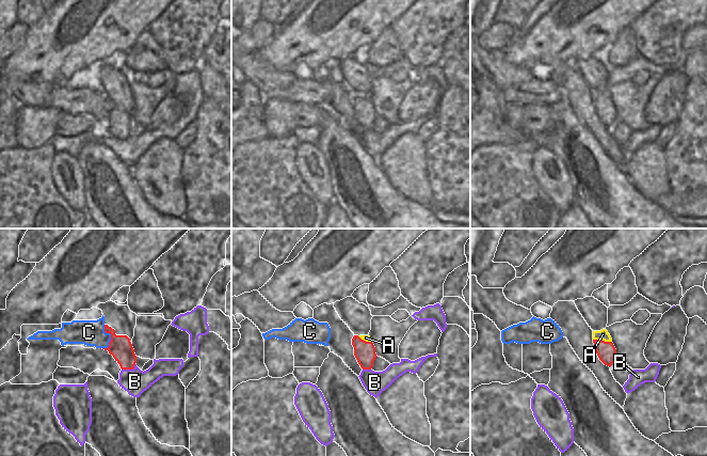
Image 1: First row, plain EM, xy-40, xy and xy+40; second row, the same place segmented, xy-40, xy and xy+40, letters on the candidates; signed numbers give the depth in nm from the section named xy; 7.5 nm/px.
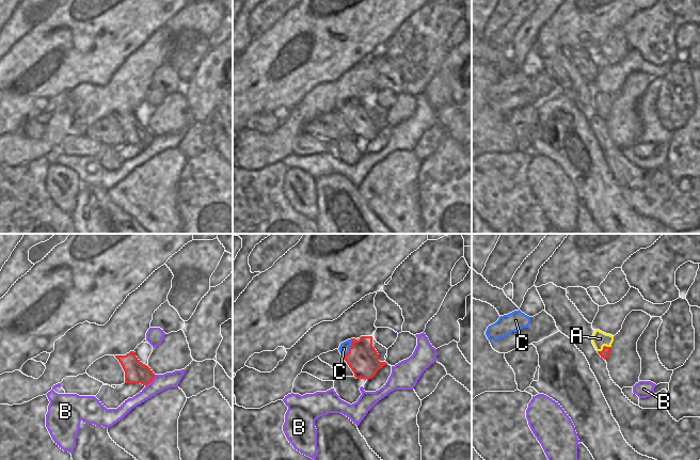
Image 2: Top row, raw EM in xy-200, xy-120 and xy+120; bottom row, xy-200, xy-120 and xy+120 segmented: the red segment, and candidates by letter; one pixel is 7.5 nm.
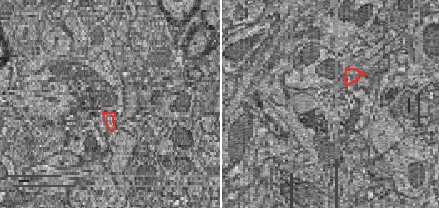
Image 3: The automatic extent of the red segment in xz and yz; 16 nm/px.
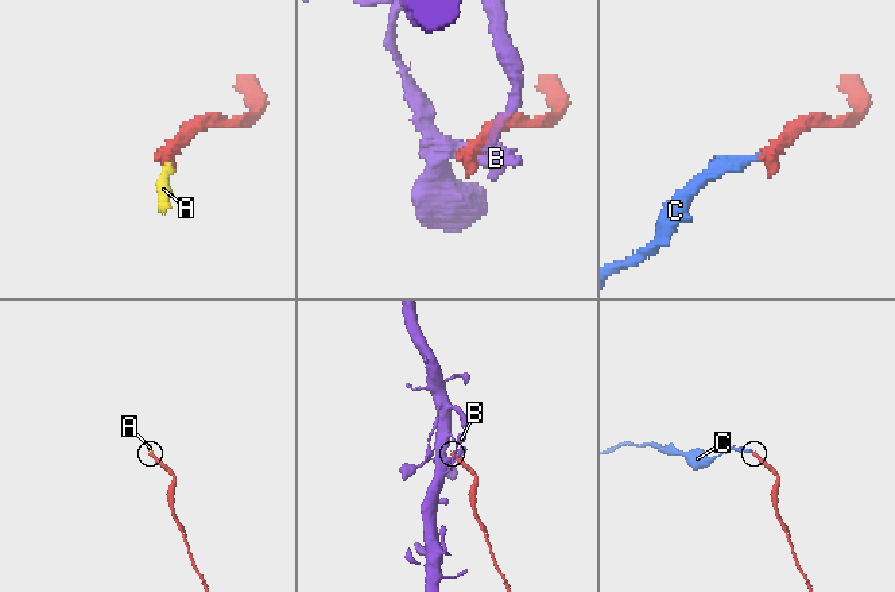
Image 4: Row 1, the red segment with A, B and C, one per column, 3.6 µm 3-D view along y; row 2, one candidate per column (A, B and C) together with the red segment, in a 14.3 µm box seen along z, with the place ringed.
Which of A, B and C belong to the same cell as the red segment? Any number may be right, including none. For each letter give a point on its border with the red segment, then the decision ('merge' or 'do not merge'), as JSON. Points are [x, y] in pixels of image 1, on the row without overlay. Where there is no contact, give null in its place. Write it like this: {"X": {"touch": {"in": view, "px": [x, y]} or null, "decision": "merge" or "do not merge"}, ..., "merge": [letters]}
{"A": {"touch": {"in": "xy+40", "px": [601, 100]}, "decision": "do not merge"}, "B": {"touch": {"in": "xy-40", "px": [129, 129]}, "decision": "do not merge"}, "C": {"touch": {"in": "xy-40", "px": [111, 96]}, "decision": "do not merge"}, "merge": []}

